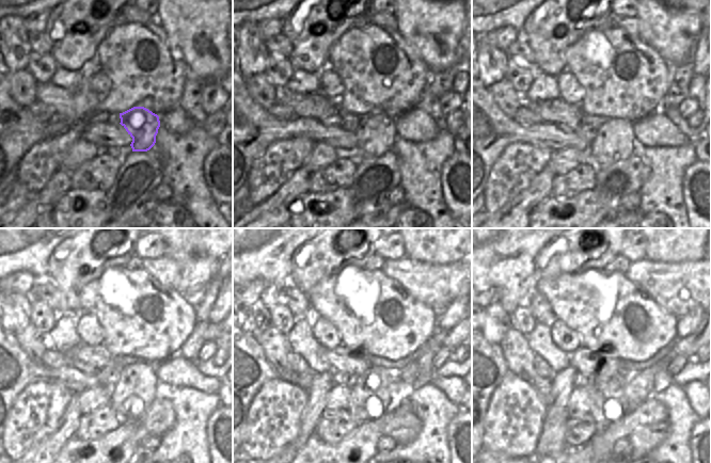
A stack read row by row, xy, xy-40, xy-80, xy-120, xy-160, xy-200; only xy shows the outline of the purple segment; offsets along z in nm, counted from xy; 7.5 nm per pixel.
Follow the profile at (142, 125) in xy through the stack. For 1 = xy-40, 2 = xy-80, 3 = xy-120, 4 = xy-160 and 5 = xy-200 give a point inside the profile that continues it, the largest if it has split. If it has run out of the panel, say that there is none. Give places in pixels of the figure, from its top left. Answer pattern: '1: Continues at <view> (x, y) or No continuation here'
1: Continues at xy-40 (376, 131)
2: Continues at xy-80 (615, 140)
3: Continues at xy-120 (137, 385)
4: Continues at xy-160 (370, 395)
5: Continues at xy-200 (609, 403)

